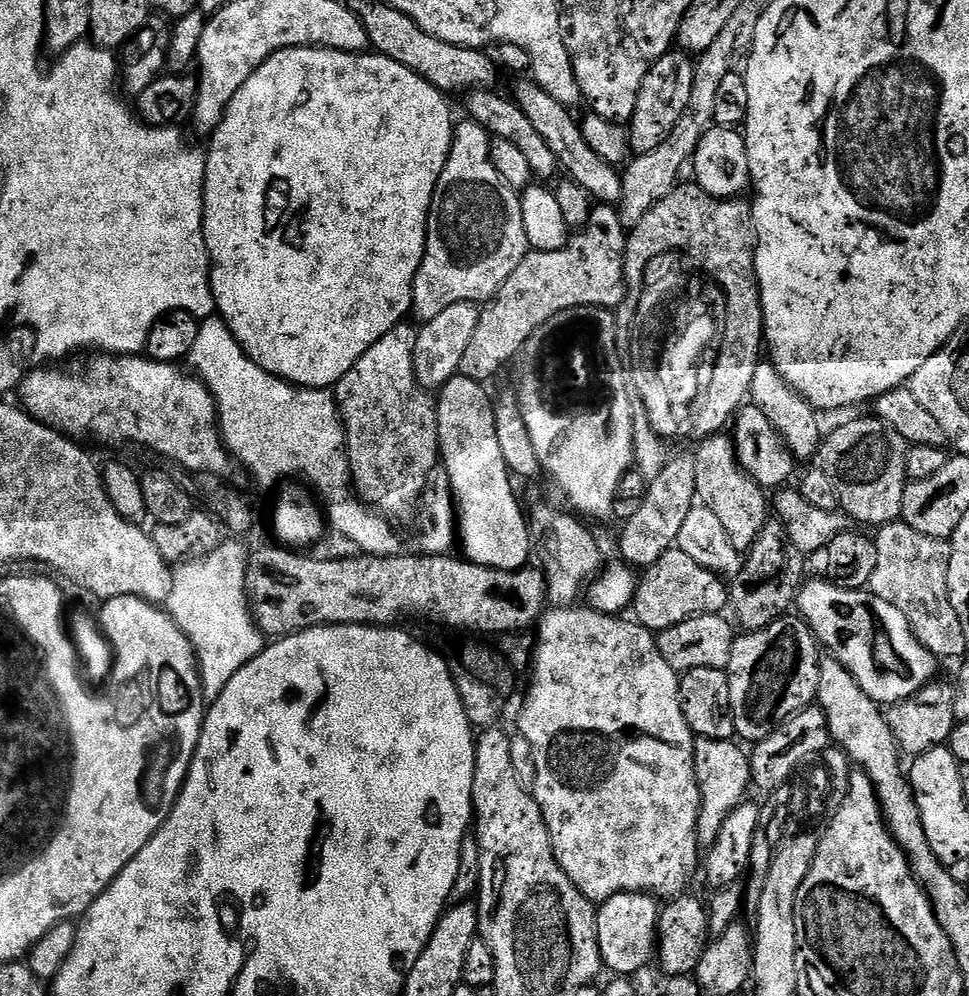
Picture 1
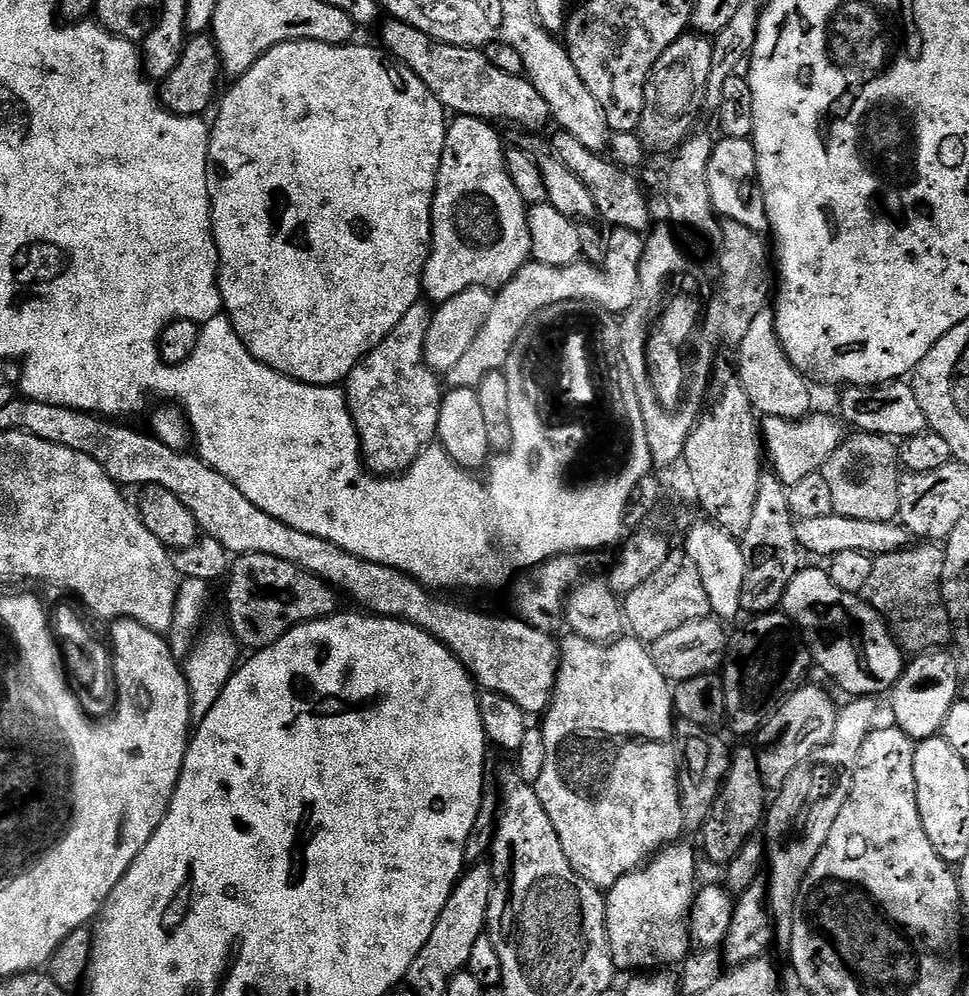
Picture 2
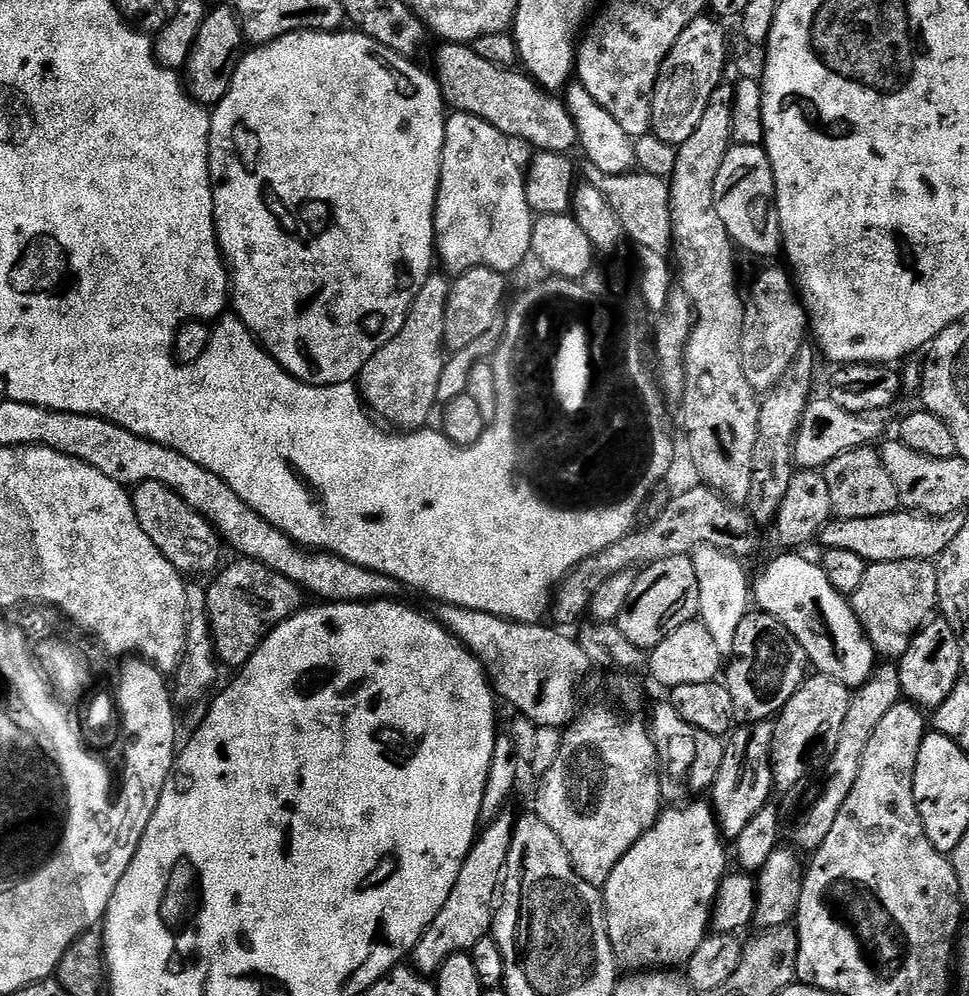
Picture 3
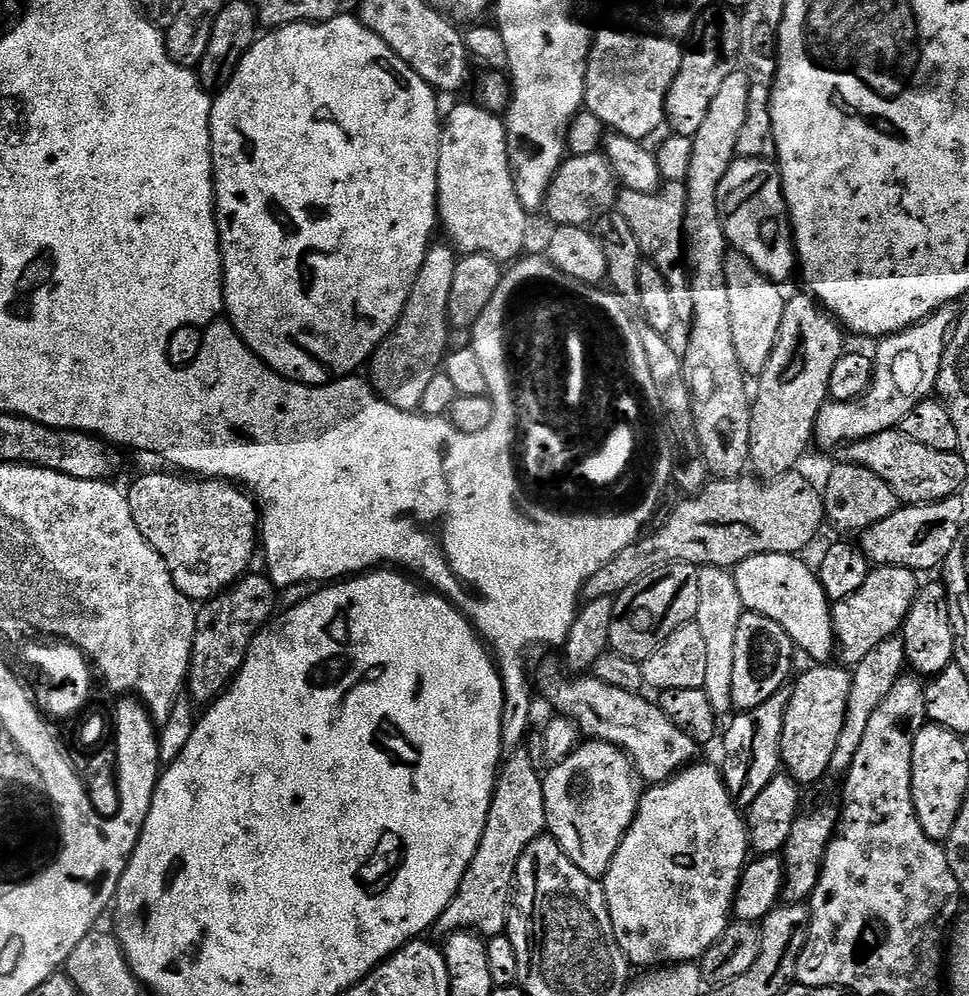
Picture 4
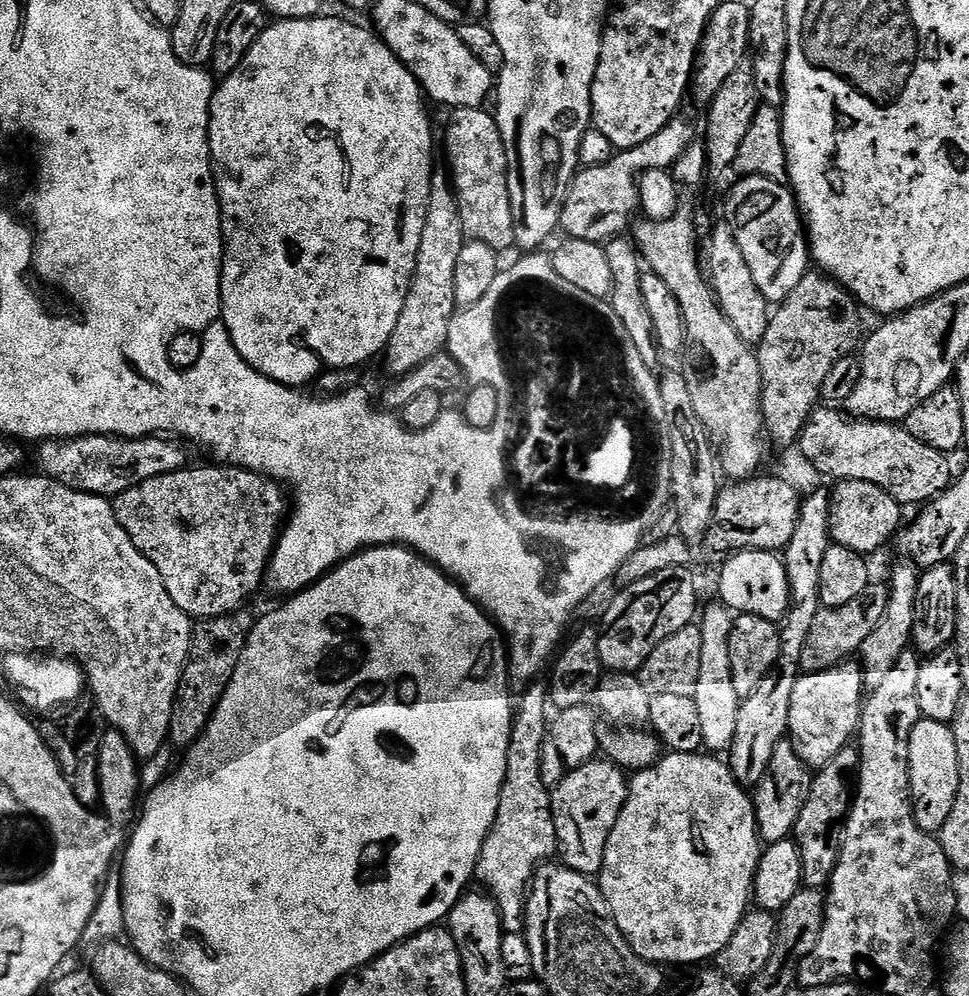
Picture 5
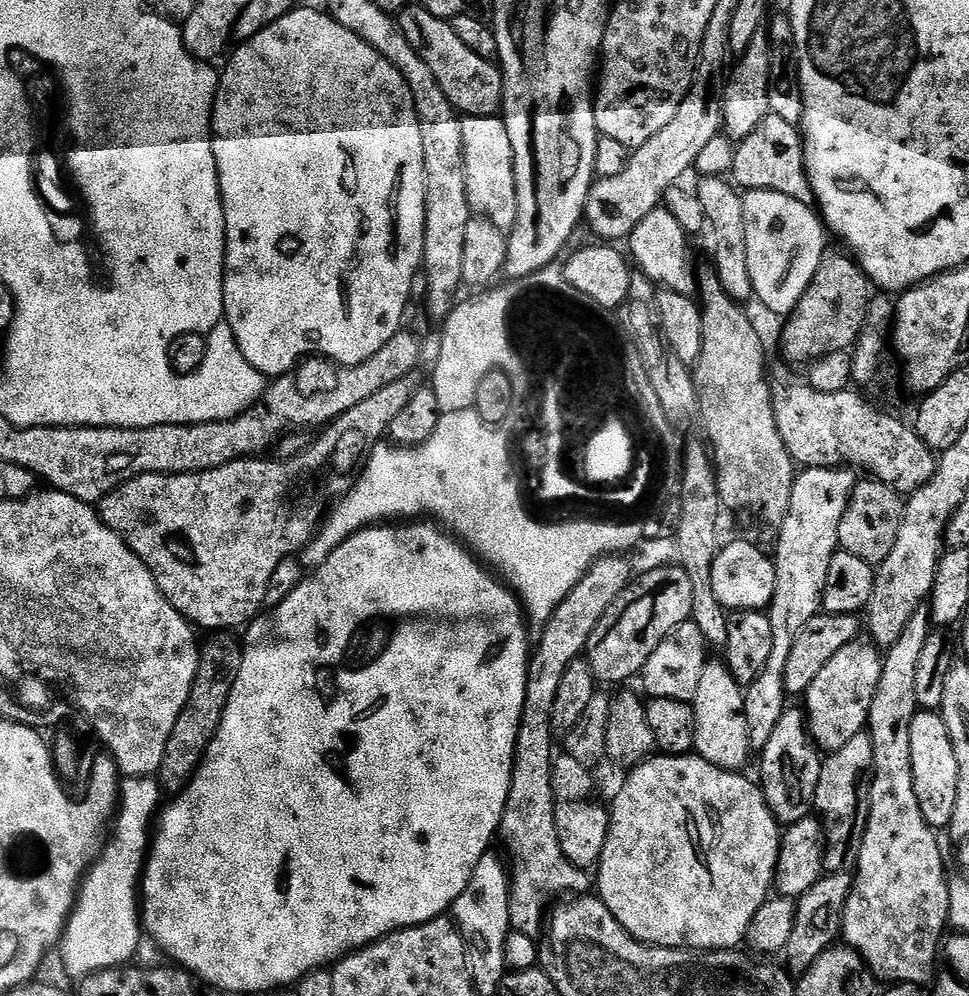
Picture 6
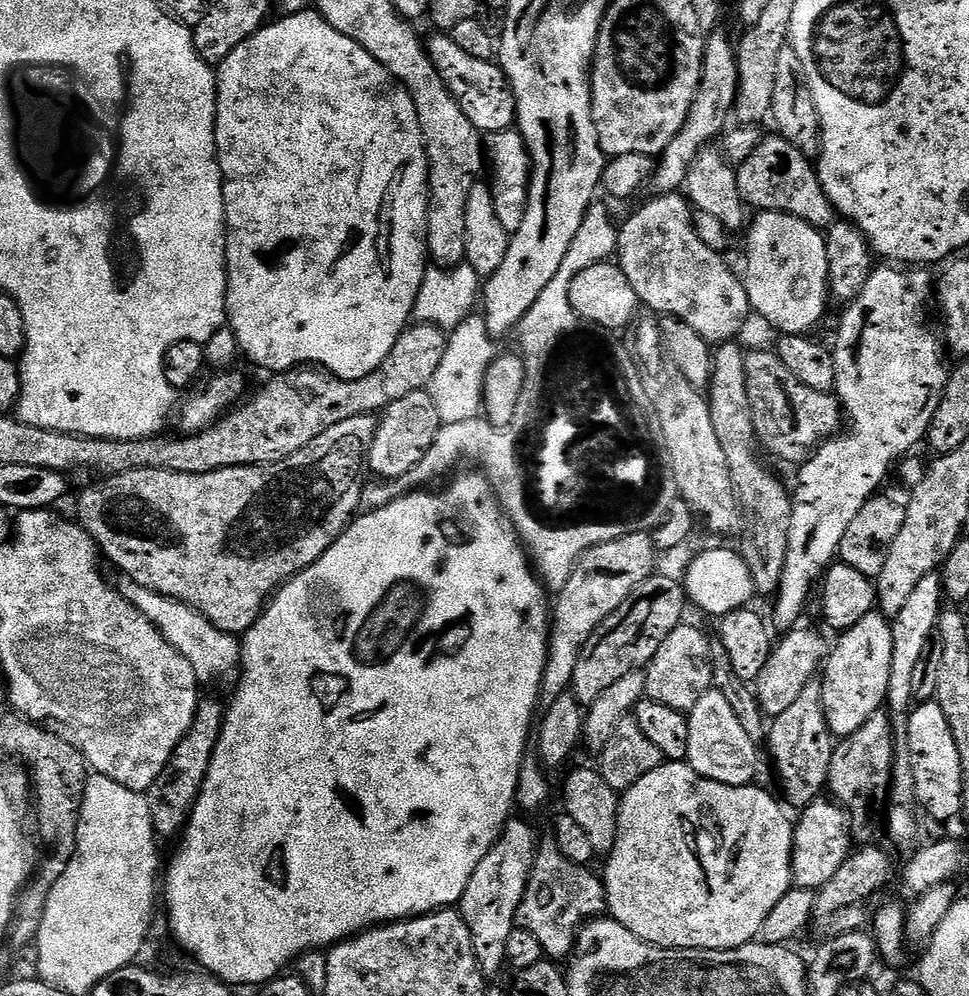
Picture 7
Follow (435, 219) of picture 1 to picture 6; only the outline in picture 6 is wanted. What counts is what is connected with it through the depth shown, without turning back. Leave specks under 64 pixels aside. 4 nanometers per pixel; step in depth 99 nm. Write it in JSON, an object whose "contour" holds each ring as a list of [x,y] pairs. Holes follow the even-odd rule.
{"contour":[[[499,115],[464,116],[460,125],[462,134],[468,138],[464,141],[464,168],[468,172],[468,204],[479,219],[489,220],[498,230],[507,234],[511,232],[516,221],[518,206],[513,202],[516,199],[514,158],[503,119]]]}

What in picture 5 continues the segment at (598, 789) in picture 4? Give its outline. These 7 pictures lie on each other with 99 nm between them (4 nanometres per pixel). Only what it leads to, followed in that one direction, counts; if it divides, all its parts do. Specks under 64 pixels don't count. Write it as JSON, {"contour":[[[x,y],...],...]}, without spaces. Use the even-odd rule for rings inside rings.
{"contour":[[[597,758],[571,769],[559,785],[551,789],[552,817],[556,827],[559,855],[567,867],[589,878],[602,870],[606,854],[606,842],[610,842],[610,830],[622,814],[622,806],[628,797],[629,777],[607,758]]]}

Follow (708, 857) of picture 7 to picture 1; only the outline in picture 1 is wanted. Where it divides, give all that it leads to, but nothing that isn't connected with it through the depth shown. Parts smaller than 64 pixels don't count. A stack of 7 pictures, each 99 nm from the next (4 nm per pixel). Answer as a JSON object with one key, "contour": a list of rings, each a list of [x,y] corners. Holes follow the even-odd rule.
{"contour":[[[623,892],[614,898],[603,901],[596,910],[596,925],[598,926],[598,950],[600,951],[600,963],[620,978],[635,977],[635,972],[640,972],[648,963],[653,963],[658,952],[656,928],[660,925],[660,913],[662,911],[657,897],[643,892]]]}

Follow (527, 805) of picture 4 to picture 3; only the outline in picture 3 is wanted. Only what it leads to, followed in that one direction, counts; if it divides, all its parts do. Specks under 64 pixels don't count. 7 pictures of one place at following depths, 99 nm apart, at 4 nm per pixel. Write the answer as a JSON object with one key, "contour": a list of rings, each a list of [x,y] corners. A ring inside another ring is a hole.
{"contour":[[[511,811],[501,812],[494,822],[483,825],[482,831],[472,843],[472,849],[466,854],[466,862],[458,874],[458,882],[454,882],[454,890],[450,890],[450,898],[442,910],[438,910],[438,918],[430,922],[426,934],[418,942],[412,952],[410,964],[421,976],[435,977],[436,973],[450,958],[459,952],[471,953],[474,942],[482,942],[492,932],[494,905],[498,900],[498,889],[502,884],[504,867],[516,816]]]}

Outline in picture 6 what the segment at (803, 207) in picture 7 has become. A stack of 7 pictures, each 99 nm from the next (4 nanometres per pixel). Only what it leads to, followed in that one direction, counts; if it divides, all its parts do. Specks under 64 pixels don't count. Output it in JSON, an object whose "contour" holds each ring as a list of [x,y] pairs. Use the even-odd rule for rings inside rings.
{"contour":[[[771,114],[762,118],[762,122],[758,122],[750,138],[735,145],[730,176],[741,189],[749,192],[766,190],[786,194],[786,198],[794,198],[794,202],[802,202],[809,206],[816,204],[816,196],[806,174],[801,129]]]}

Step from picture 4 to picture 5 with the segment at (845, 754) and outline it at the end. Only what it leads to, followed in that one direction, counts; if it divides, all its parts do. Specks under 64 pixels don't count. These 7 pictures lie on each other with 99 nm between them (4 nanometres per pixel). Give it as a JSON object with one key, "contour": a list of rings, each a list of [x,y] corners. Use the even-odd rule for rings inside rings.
{"contour":[[[900,562],[900,565],[892,572],[892,581],[887,581],[888,605],[886,614],[882,614],[882,622],[874,626],[874,634],[862,642],[858,653],[859,663],[864,669],[864,687],[869,693],[878,690],[882,682],[889,676],[890,670],[894,670],[894,664],[898,658],[902,658],[904,652],[909,651],[912,644],[912,631],[914,630],[914,602],[918,598],[918,582],[920,572],[911,562]]]}

